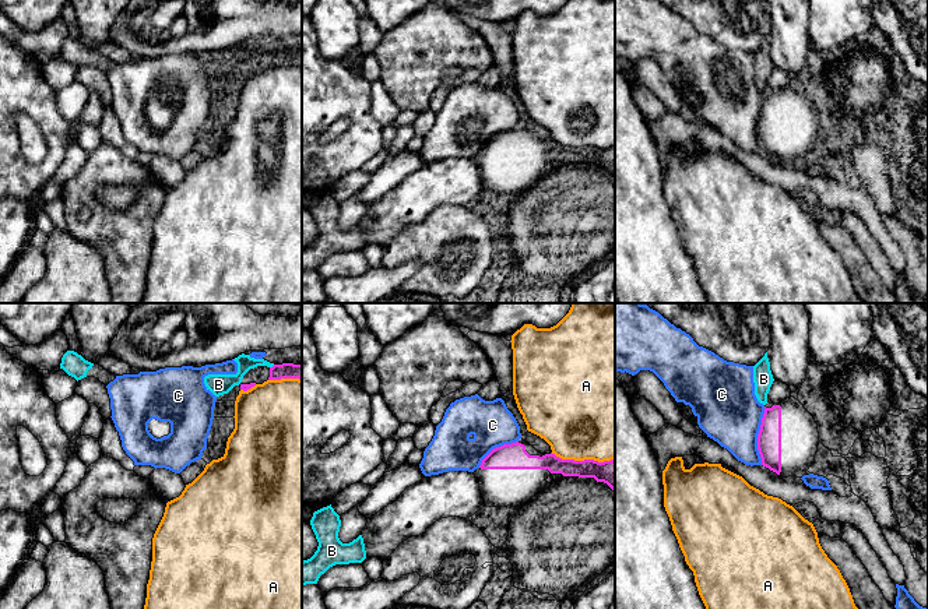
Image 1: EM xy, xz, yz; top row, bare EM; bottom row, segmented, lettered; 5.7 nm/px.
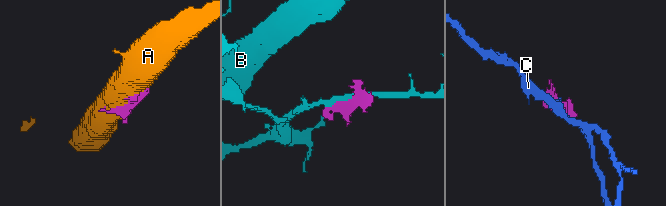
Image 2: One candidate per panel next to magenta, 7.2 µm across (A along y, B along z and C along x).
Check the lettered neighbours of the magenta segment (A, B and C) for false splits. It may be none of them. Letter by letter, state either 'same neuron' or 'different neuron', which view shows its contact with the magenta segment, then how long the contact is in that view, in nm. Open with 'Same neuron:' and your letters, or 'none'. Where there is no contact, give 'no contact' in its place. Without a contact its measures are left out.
Same neuron: none
A: different neuron | xz | 360 nm
B: different neuron | xy | 40 nm
C: different neuron | yz | 340 nm

